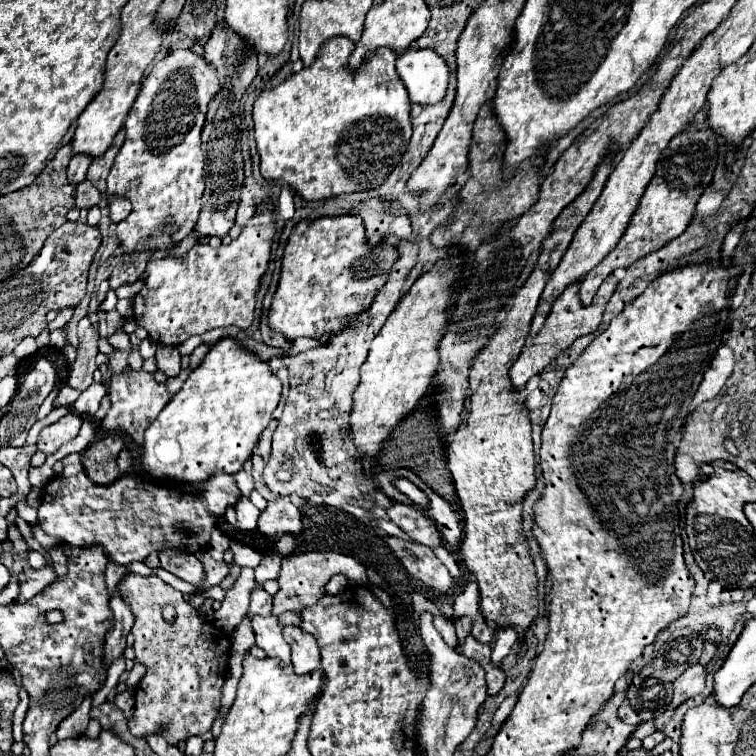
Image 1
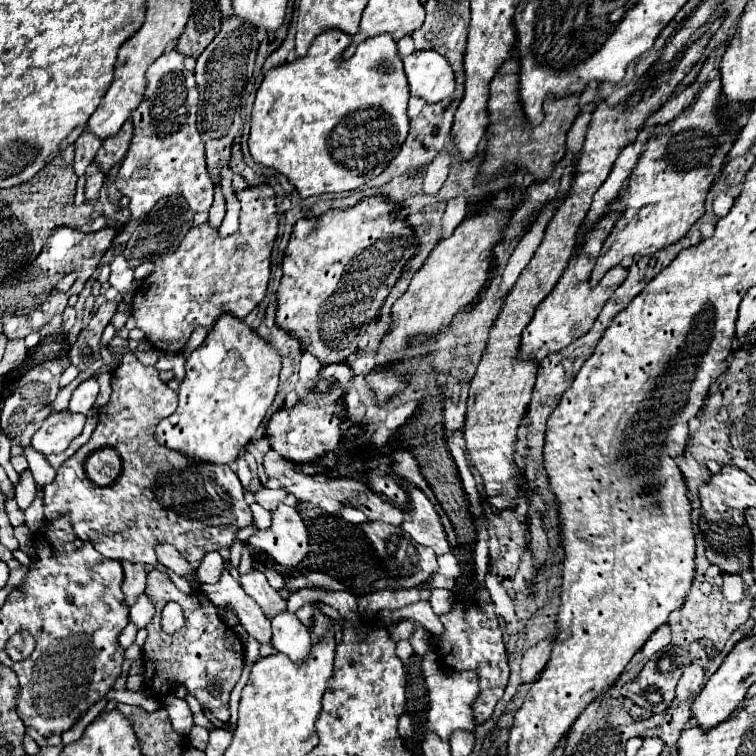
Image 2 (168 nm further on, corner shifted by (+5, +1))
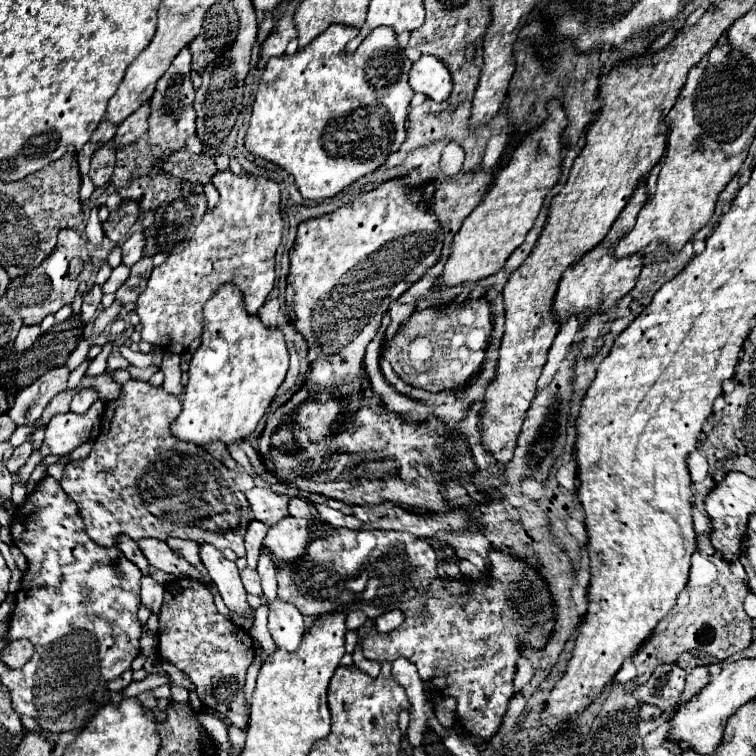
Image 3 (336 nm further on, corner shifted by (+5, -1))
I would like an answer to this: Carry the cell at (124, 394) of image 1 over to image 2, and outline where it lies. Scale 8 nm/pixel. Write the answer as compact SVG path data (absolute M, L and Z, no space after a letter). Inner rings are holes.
M126 354L122 358L122 366L116 368L112 374L112 396L108 404L100 408L100 424L96 426L90 442L58 468L52 484L44 486L44 516L48 522L52 522L64 514L70 514L76 536L84 542L90 542L102 556L112 560L146 562L156 566L154 548L160 542L168 542L178 548L180 554L188 560L191 572L184 578L194 583L202 558L212 550L220 550L226 546L230 548L236 534L252 524L252 512L244 500L244 488L230 466L196 462L194 458L184 458L184 454L168 450L156 442L154 432L158 422L170 416L176 406L178 394L160 380L160 372L154 366L140 364L134 354ZM100 448L114 448L124 456L124 470L110 486L96 486L90 478L86 478L86 458Z

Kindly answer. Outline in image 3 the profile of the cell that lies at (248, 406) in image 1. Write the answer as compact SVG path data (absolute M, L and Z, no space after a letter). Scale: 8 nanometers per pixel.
M228 284L222 286L204 304L204 320L206 320L206 326L200 338L202 344L190 360L188 384L182 394L184 408L182 408L182 414L170 424L170 430L178 440L208 448L216 440L224 444L244 440L256 430L260 418L266 414L278 386L282 384L288 372L288 350L284 344L284 334L280 330L266 328L258 316L250 316L244 310L244 302L236 286L228 286Z

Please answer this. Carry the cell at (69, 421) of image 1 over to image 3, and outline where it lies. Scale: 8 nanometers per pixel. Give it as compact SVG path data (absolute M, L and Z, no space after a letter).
M98 400L86 414L56 414L46 424L46 436L44 444L50 448L50 454L54 456L66 456L76 446L86 442L90 438L92 428L96 426L96 420L100 420L104 410L104 402Z

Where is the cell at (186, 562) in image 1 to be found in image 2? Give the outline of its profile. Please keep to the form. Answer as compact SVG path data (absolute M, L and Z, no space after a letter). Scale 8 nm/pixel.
M160 544L160 546L156 546L156 556L158 556L158 562L162 566L170 568L178 576L184 576L190 570L190 564L186 562L186 558L172 544Z

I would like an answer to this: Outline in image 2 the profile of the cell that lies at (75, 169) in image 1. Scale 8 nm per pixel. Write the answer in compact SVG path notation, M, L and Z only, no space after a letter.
M84 132L78 140L76 140L76 158L74 158L74 170L78 176L82 176L88 168L88 164L94 160L98 148L100 148L102 140L98 136L94 136L92 132Z

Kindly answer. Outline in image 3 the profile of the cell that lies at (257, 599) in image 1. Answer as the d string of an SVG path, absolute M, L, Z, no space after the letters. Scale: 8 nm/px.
M244 568L240 570L240 578L242 578L242 584L246 588L248 594L256 594L256 596L262 596L262 588L260 588L260 576L256 570L252 568Z

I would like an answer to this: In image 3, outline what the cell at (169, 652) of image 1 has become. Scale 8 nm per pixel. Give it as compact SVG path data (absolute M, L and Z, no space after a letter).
M180 578L166 584L164 606L158 614L158 656L180 668L196 686L196 694L206 708L214 708L232 726L246 728L248 712L244 708L244 678L254 660L252 638L246 630L218 614L206 584L192 578Z

